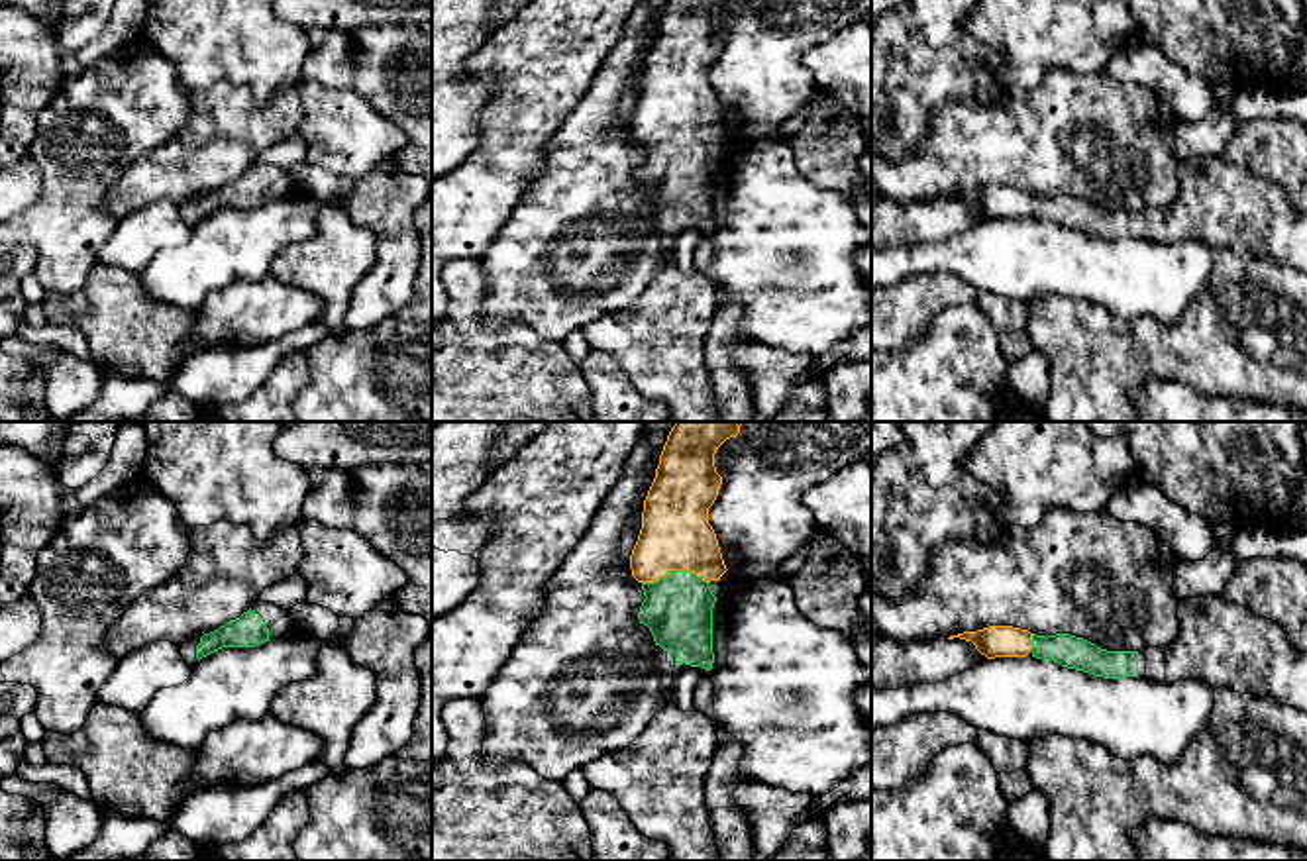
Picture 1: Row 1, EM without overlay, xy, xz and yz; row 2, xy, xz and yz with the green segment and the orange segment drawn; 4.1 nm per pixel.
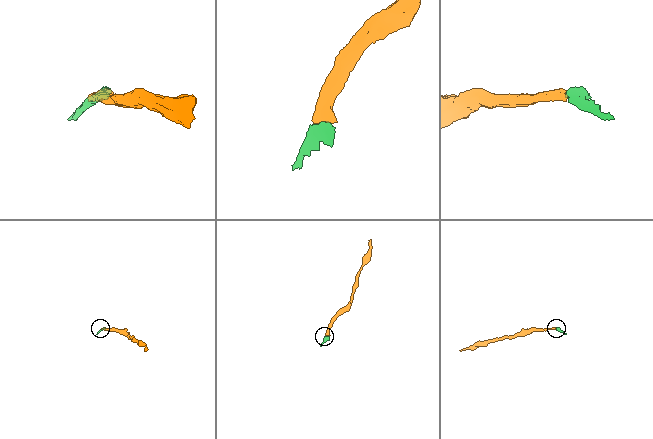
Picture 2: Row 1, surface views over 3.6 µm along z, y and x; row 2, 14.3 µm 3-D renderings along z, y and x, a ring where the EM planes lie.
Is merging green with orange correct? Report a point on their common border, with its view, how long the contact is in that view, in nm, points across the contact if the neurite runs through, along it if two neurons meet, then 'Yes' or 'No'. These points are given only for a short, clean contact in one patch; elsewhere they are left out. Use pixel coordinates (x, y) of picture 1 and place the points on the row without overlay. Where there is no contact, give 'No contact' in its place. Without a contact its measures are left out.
Touches green at xz (674, 132). Shared border 280 nm. Path across: xz (678, 169), (674, 132), (676, 95). Yes

